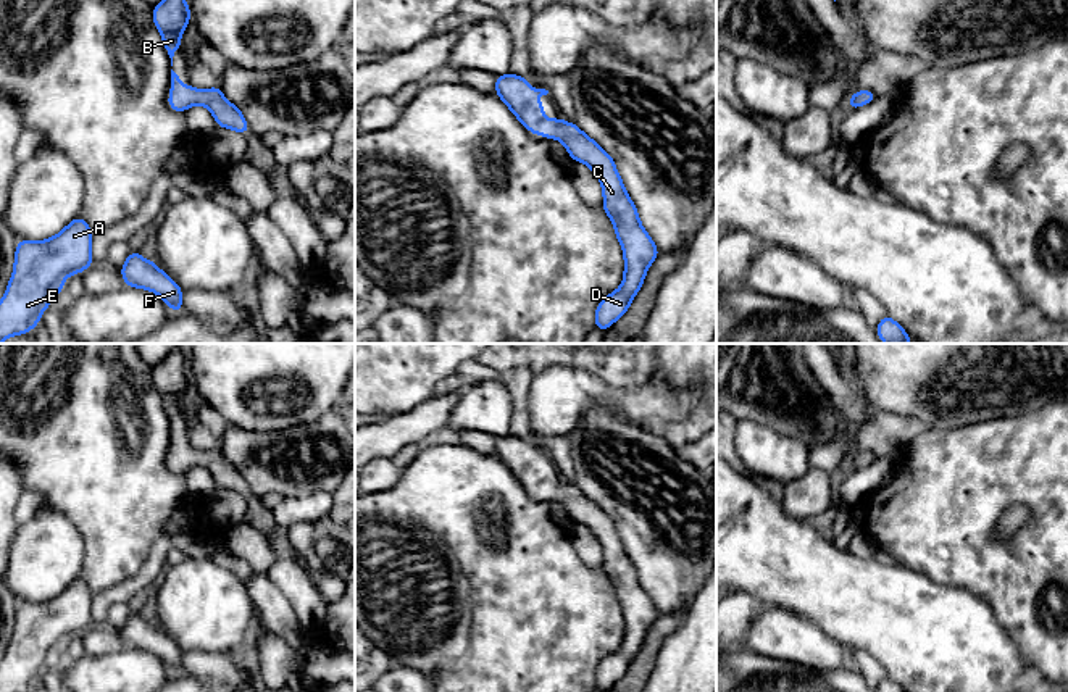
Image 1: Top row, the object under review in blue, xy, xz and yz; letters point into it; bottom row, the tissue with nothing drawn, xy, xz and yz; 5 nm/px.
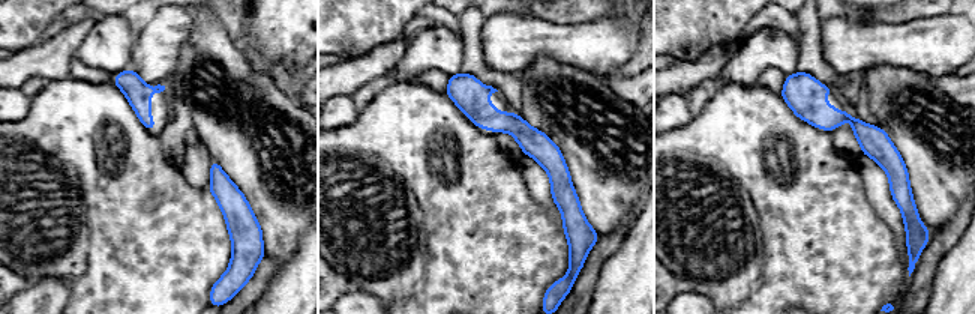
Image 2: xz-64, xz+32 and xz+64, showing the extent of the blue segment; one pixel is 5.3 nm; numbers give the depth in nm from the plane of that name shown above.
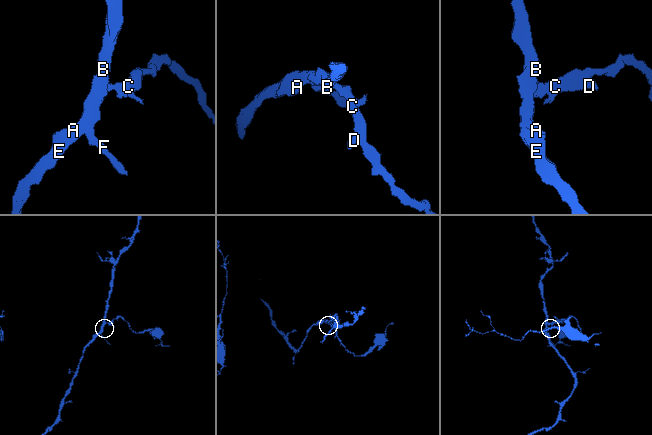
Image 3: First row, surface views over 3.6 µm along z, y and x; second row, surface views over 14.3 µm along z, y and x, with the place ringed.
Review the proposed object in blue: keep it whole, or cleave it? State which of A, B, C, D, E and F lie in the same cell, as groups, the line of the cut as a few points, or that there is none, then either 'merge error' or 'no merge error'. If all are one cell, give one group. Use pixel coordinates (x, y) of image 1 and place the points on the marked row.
groups A B C D E F; cut none; no merge error

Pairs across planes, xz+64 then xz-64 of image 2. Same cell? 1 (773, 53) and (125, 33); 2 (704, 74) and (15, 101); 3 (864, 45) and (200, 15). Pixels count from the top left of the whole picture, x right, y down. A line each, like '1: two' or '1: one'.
1: one
2: two
3: two

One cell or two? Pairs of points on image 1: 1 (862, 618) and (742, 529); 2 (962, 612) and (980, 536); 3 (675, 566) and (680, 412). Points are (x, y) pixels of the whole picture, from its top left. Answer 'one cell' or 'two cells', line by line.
1: one cell
2: two cells
3: two cells

